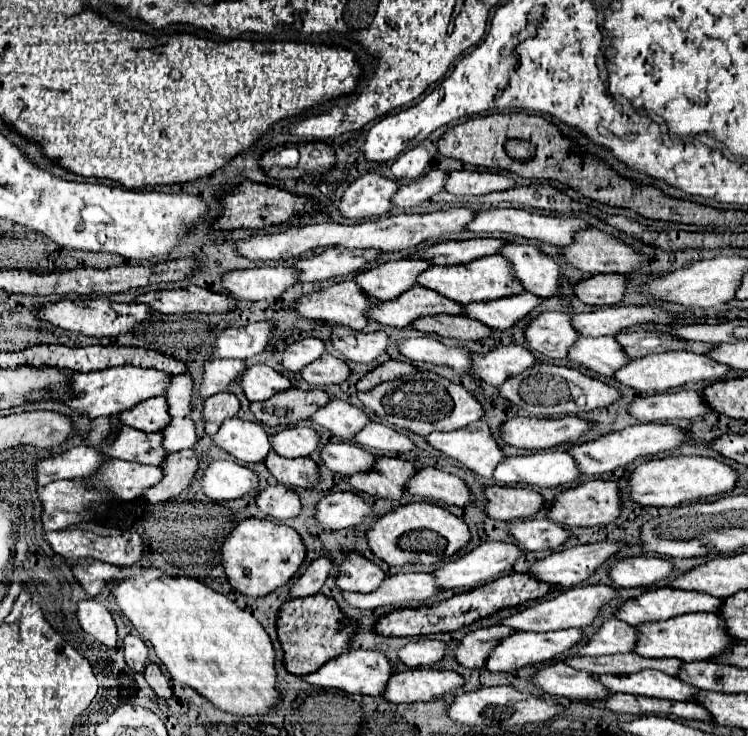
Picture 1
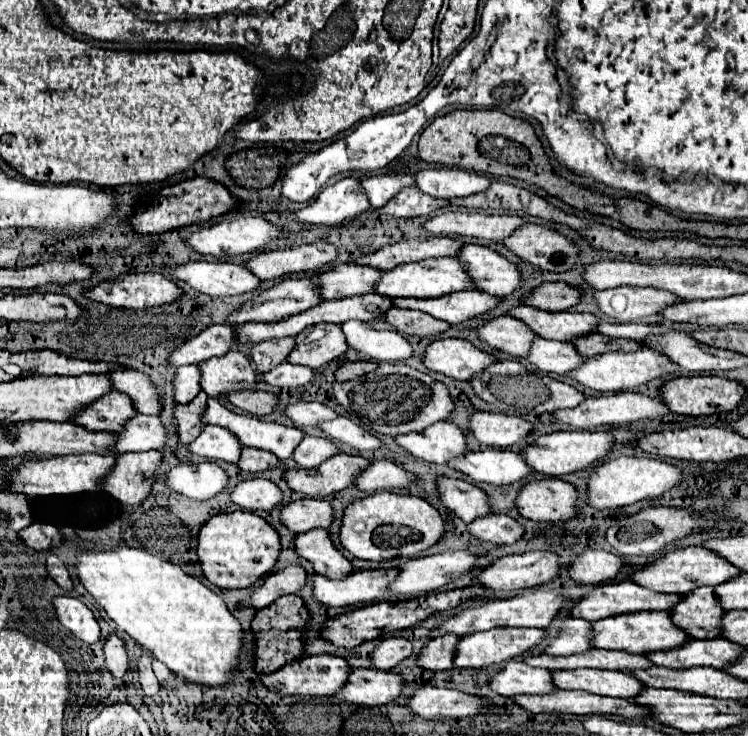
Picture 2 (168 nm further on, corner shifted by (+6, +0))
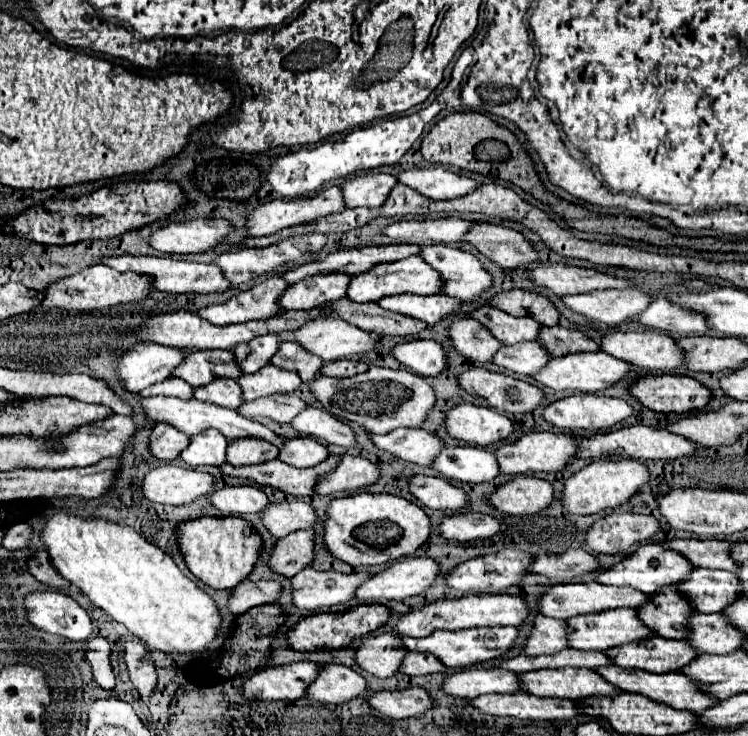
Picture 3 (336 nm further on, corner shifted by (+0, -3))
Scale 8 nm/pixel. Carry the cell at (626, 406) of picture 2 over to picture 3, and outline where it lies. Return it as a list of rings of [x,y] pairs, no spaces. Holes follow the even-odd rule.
[[[571,395],[559,399],[543,411],[543,417],[561,429],[611,429],[613,425],[629,419],[633,407],[625,399],[601,397],[601,395]]]

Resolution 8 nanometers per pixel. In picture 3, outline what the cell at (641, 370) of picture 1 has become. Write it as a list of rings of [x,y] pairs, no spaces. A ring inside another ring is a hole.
[[[595,351],[595,353],[573,353],[573,355],[563,355],[563,357],[553,357],[547,367],[543,367],[535,379],[555,391],[559,389],[571,389],[577,393],[603,393],[617,381],[623,381],[631,371],[637,367],[623,363],[623,359],[613,359],[609,353]]]

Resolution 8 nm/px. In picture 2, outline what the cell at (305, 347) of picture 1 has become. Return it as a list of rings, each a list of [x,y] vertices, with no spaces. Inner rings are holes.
[[[293,338],[265,340],[259,344],[253,344],[249,352],[249,360],[259,372],[269,372],[271,368],[285,362],[285,356],[287,352],[291,352],[291,346],[293,346]]]

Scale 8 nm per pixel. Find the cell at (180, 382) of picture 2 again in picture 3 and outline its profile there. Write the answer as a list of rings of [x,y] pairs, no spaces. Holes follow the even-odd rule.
[[[169,377],[163,383],[155,383],[147,389],[141,391],[143,397],[153,397],[153,395],[165,395],[165,397],[177,397],[177,399],[191,399],[193,397],[195,387],[185,383],[183,379],[177,377]]]

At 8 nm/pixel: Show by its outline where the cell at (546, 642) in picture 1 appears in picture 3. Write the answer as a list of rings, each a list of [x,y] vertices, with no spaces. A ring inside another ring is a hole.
[[[479,627],[479,629],[465,629],[465,631],[435,631],[433,635],[423,639],[403,637],[403,645],[409,651],[423,651],[439,657],[445,663],[445,667],[463,669],[463,667],[473,667],[477,663],[485,663],[485,661],[497,659],[499,655],[505,655],[515,647],[517,637],[519,637],[517,627]]]

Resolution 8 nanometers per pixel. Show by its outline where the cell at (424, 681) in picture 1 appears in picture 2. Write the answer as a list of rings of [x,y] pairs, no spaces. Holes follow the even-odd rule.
[[[357,668],[349,674],[345,686],[333,696],[363,706],[381,706],[397,700],[403,690],[403,680],[395,672],[383,672],[375,668]]]

